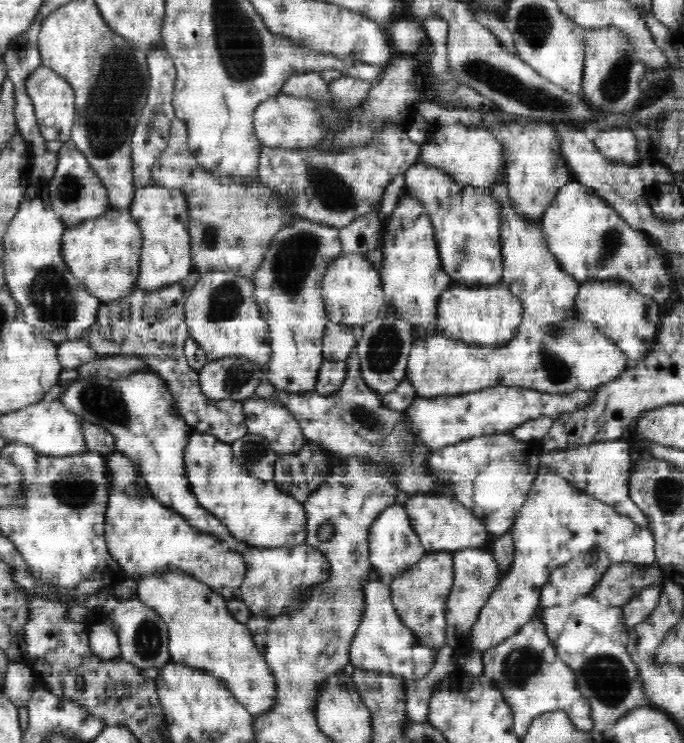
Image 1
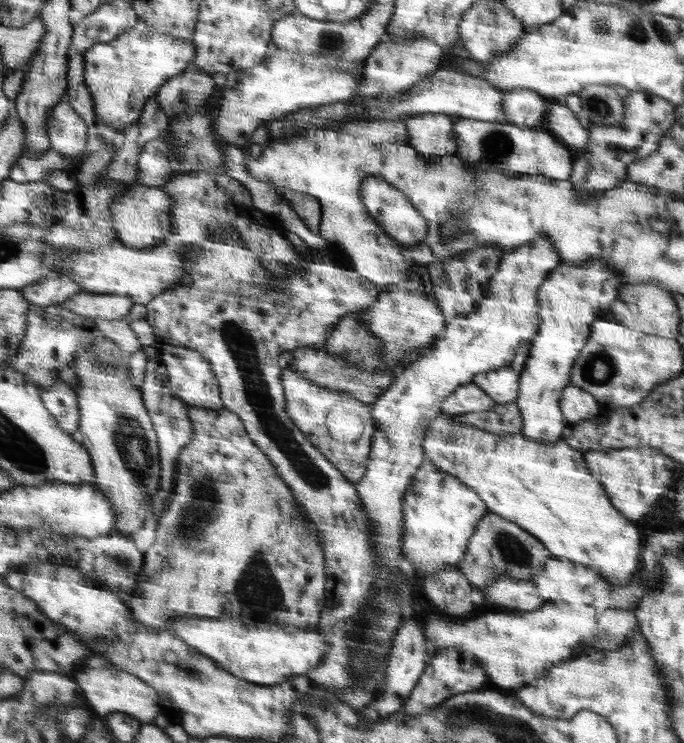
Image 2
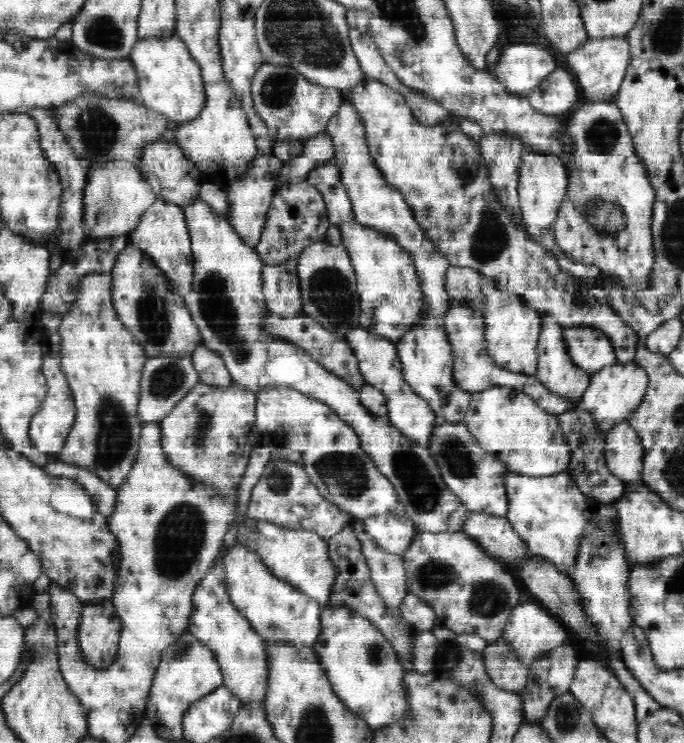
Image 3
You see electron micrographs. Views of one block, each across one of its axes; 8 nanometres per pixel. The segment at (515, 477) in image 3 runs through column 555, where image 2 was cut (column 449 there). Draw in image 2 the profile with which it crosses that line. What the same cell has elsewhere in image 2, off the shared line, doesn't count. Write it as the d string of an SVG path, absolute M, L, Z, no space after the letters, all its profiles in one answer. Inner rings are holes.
M427 461L417 470L413 482L410 482L405 498L402 498L402 510L405 514L402 553L409 570L420 575L438 571L446 565L458 566L468 550L477 525L490 513L473 487L466 486L461 479Z

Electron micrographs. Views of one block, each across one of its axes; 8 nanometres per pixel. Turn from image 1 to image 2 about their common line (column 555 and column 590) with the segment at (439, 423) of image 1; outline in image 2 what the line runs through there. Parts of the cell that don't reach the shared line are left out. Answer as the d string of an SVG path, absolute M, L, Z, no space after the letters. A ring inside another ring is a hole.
M573 383L570 384L570 390L566 390L566 398L561 398L561 400L561 410L566 410L566 420L569 424L596 417L603 410L593 394Z

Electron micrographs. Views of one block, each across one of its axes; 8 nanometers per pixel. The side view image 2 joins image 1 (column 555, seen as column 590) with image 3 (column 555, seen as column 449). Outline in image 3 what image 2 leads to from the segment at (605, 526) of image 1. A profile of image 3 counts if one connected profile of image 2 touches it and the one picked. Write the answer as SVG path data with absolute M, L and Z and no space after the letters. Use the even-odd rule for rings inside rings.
M491 386L472 395L471 409L463 422L481 448L494 454L508 472L539 477L567 470L571 450L558 416L543 410L528 394L511 386Z

